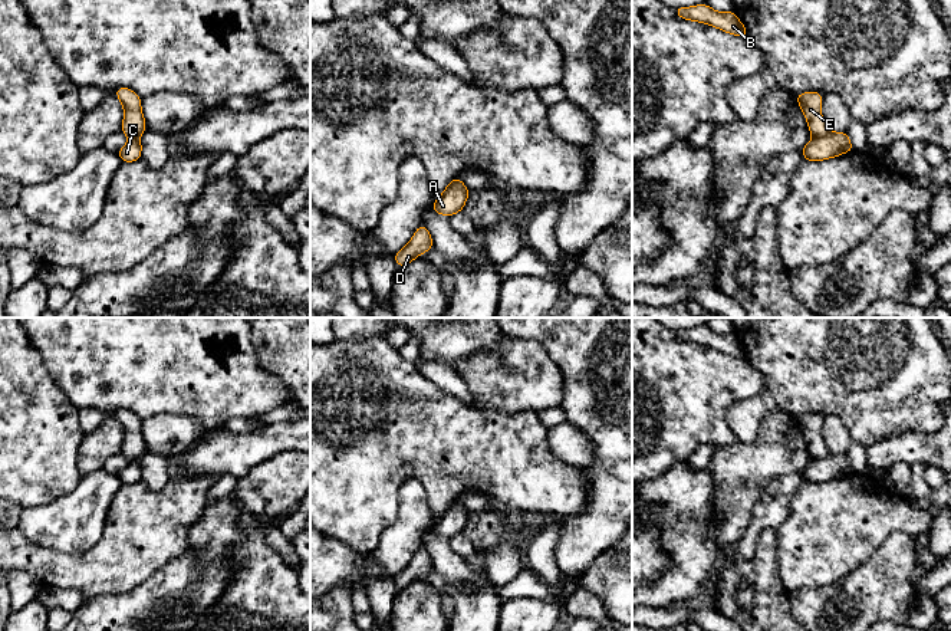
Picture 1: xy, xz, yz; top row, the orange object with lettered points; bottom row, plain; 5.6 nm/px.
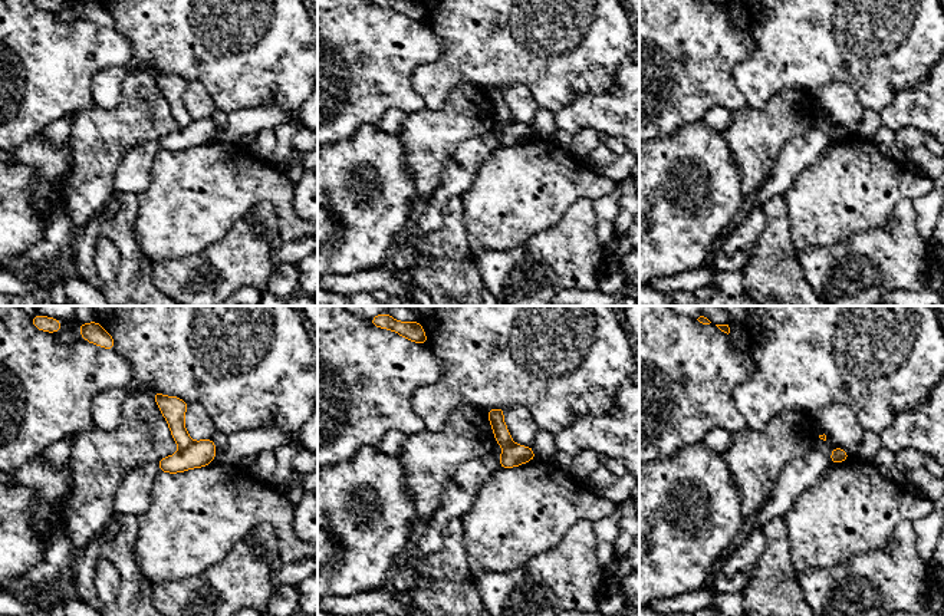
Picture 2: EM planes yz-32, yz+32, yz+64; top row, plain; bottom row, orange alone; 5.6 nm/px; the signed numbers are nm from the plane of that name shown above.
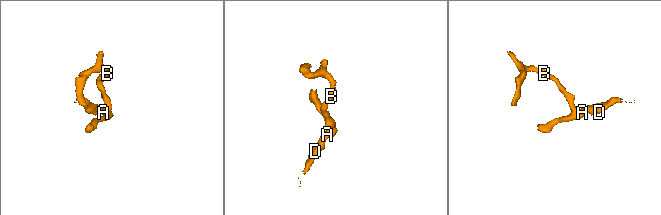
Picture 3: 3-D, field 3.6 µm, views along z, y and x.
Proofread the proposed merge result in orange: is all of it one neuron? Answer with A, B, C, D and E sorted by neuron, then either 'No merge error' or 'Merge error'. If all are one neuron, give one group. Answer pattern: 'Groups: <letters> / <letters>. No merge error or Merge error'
Groups: A C D / B E. Merge error

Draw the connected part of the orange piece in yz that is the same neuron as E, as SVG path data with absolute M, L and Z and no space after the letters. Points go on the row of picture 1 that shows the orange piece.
M803 92L799 93L796 99L806 116L806 122L813 138L820 138L826 135L829 129L820 112L823 95L819 92Z

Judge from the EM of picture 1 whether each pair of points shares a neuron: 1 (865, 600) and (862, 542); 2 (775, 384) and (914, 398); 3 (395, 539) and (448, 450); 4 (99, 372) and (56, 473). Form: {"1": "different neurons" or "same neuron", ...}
{"1": "different neurons", "2": "same neuron", "3": "different neurons", "4": "different neurons"}

